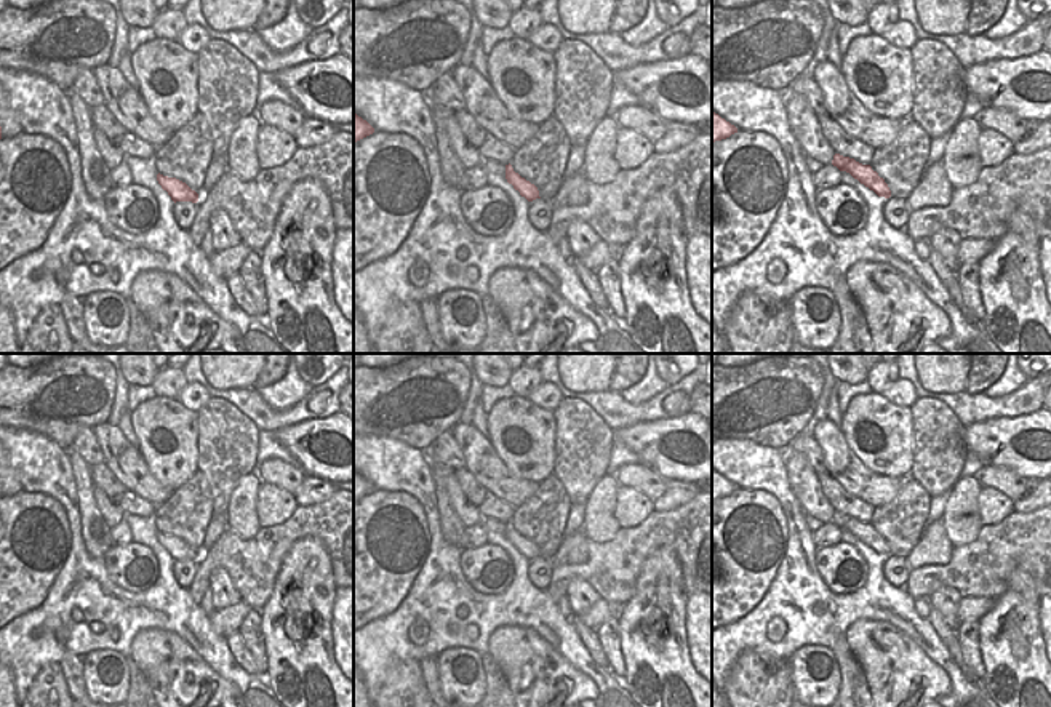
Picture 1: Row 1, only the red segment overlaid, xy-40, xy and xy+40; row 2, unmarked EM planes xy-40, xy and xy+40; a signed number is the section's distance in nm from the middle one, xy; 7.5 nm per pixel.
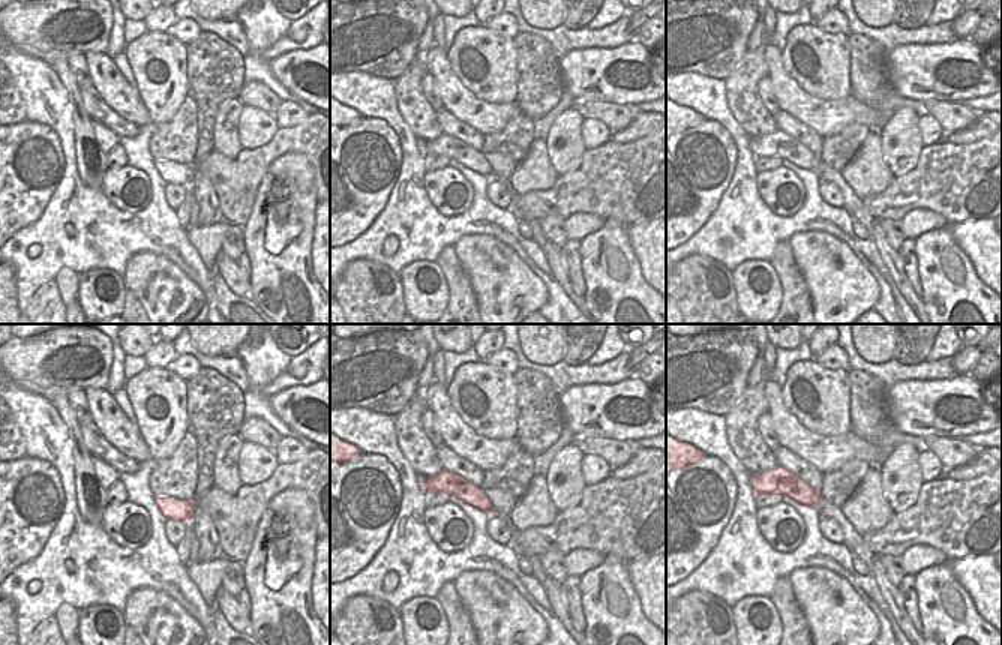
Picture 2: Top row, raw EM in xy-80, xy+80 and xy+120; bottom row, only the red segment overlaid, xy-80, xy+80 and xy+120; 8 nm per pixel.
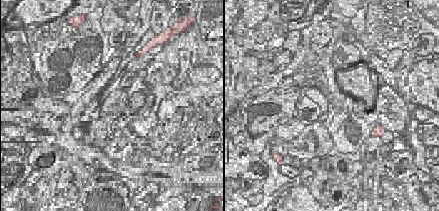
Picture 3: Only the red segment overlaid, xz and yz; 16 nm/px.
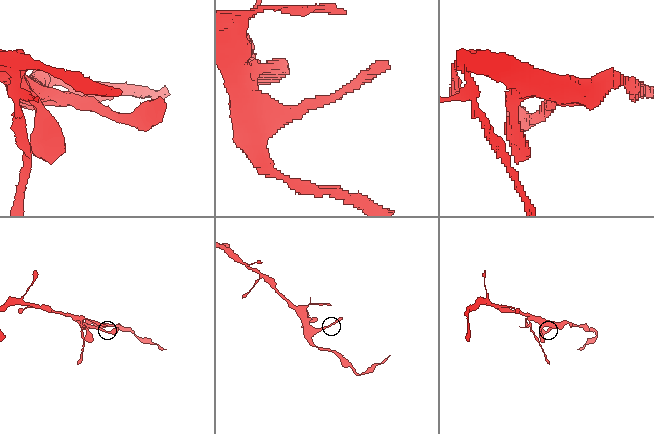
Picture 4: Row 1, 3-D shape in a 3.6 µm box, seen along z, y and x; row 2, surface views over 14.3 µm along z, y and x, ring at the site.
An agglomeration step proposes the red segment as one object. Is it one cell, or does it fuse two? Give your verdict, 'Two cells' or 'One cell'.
One cell.

